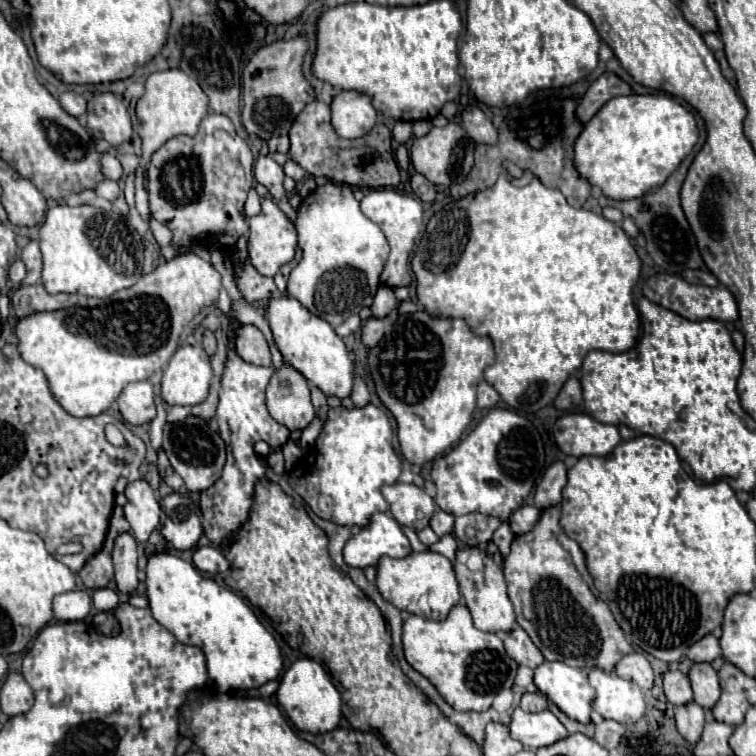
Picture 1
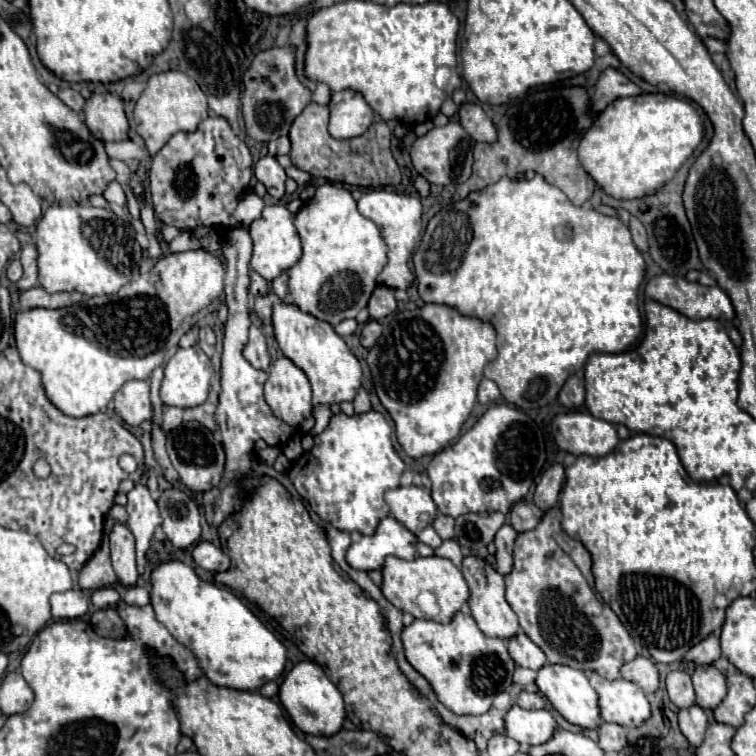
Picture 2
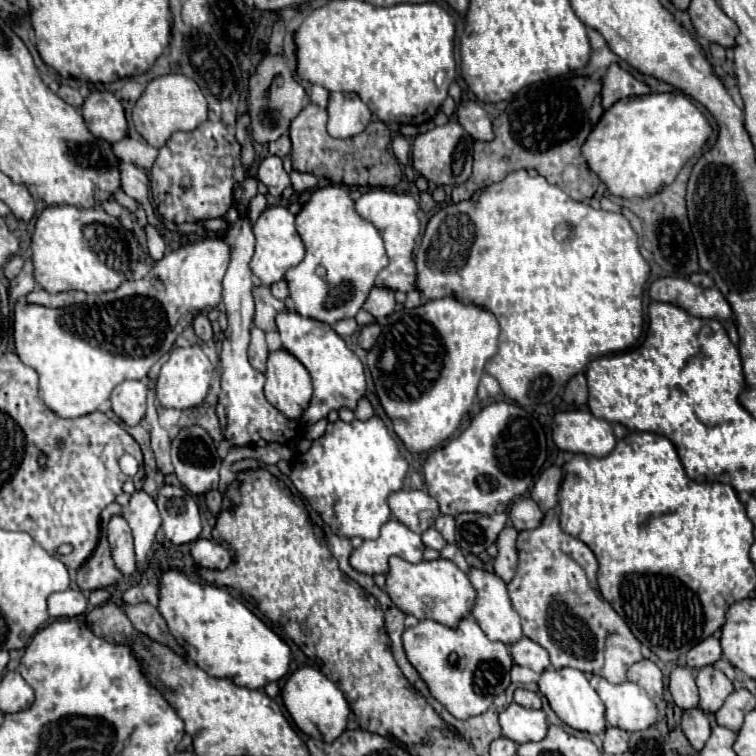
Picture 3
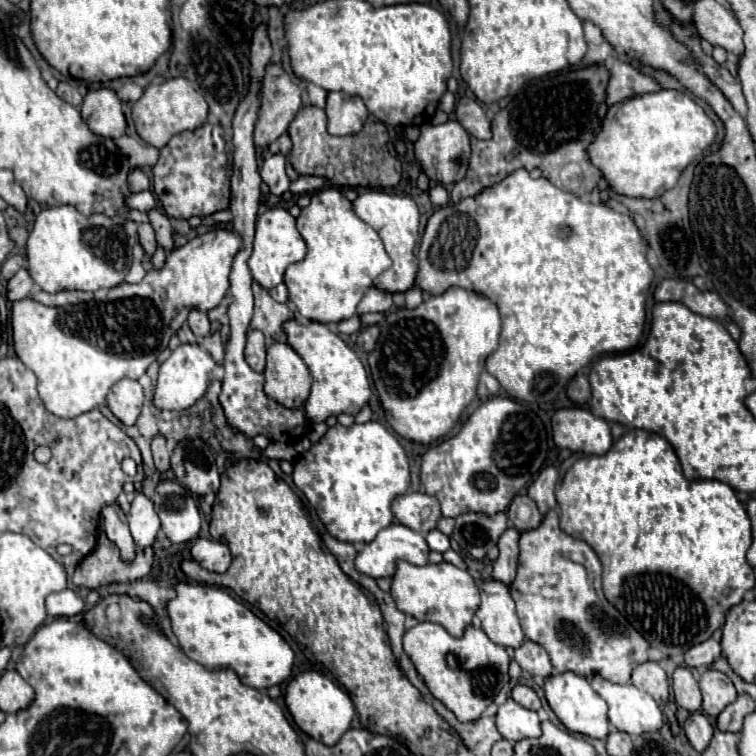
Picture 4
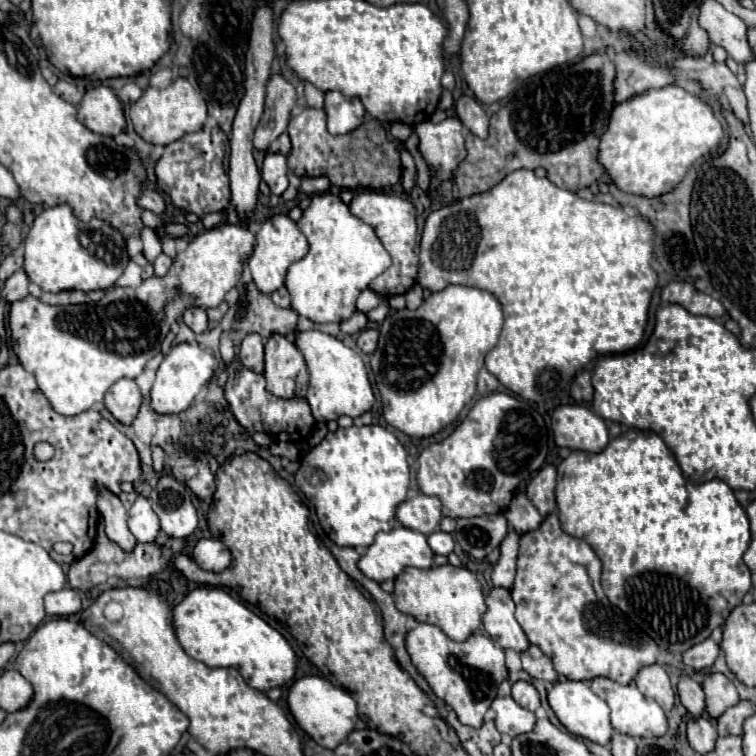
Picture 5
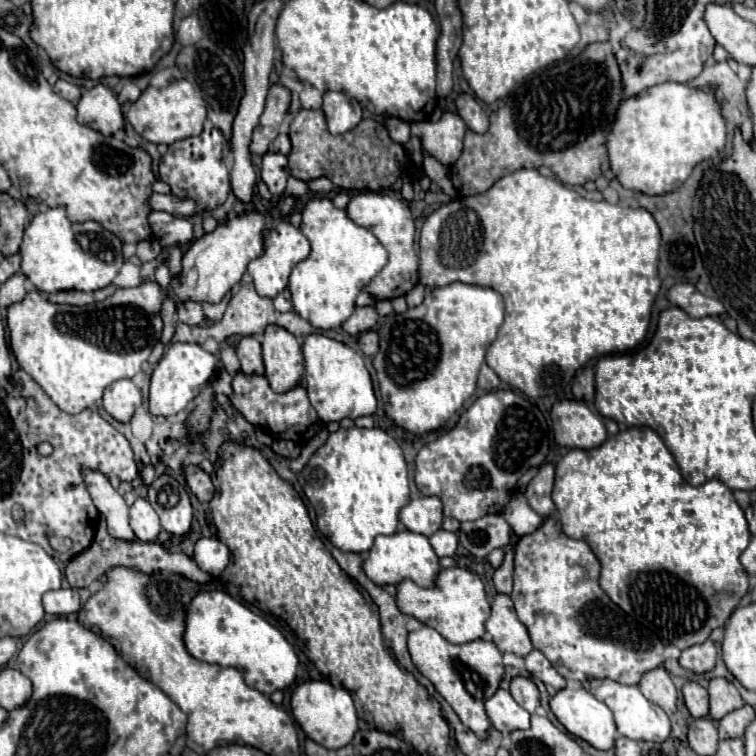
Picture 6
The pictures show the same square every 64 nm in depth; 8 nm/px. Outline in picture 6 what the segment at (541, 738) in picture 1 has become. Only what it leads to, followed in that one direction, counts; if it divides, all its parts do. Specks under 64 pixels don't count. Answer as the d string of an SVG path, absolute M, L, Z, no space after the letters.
M498 688L486 702L484 702L486 716L490 718L492 726L502 734L510 734L514 730L524 730L530 724L530 714L516 704L508 690Z

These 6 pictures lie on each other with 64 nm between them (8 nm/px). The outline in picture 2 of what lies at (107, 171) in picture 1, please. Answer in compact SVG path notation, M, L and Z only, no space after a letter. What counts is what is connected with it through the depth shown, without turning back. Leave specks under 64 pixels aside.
M112 160L112 168L116 170L116 180L122 184L122 186L130 186L130 178L132 178L132 170L122 162L122 160Z

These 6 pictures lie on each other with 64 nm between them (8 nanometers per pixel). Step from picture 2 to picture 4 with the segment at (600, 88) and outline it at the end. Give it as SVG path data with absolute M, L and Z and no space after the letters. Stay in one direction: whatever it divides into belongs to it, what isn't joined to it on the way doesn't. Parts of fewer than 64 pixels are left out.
M618 58L612 62L610 72L612 72L612 78L608 84L608 106L622 102L626 98L662 88L654 78L650 78L630 62L624 62Z

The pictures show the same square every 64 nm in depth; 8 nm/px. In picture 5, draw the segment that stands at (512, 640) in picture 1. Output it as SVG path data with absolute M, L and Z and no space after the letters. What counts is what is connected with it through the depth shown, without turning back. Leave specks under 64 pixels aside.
M530 646L526 652L520 654L520 658L522 658L524 670L526 670L532 678L540 678L540 680L544 680L544 682L548 682L548 684L556 684L556 682L560 680L560 676L558 676L558 672L554 670L552 662L548 660L548 656L546 656L540 648Z

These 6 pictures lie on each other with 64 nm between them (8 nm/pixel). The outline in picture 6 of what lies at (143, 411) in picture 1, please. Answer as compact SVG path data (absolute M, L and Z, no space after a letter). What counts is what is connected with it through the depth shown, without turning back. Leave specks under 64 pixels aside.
M116 380L104 390L104 410L118 422L130 422L134 410L142 404L142 394L132 380Z

